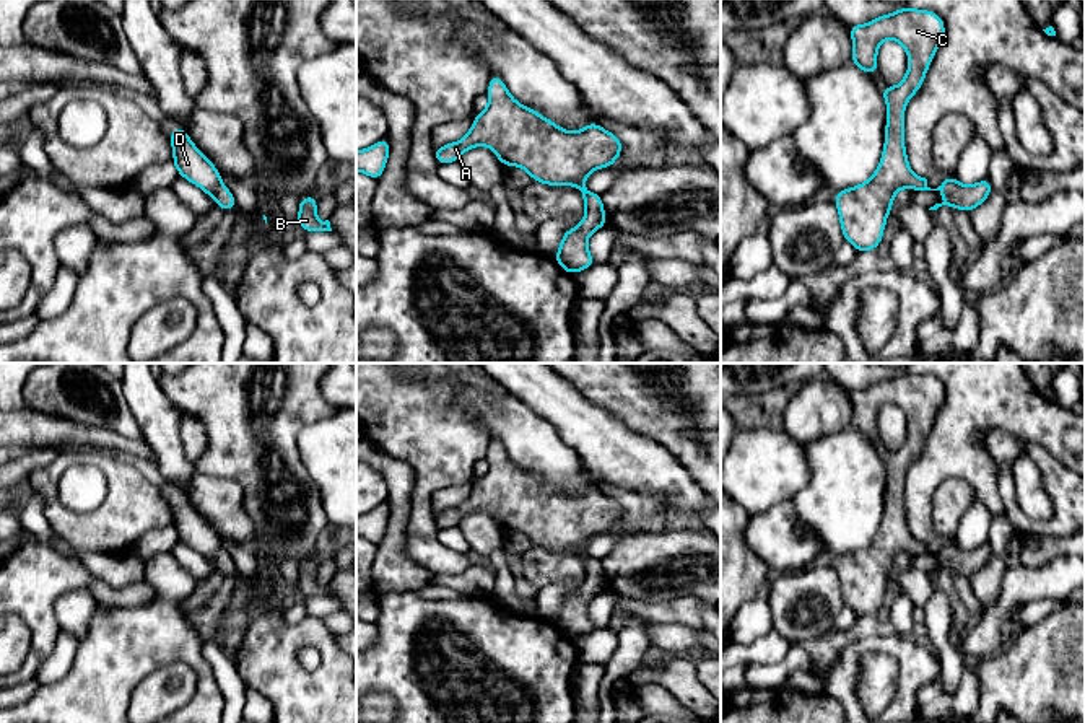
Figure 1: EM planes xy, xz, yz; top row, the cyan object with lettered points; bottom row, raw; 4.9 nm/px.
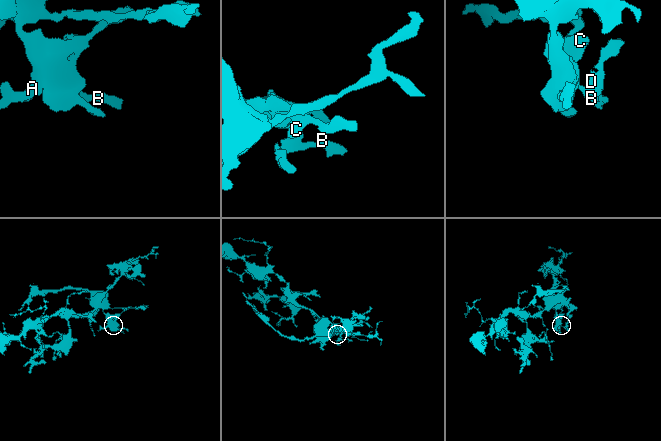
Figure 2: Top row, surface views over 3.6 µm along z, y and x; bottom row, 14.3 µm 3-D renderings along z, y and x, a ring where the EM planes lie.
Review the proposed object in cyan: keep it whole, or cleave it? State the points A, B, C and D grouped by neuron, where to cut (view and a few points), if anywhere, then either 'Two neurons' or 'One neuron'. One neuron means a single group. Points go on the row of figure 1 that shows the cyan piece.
Groups: A B C D. No split. One neuron

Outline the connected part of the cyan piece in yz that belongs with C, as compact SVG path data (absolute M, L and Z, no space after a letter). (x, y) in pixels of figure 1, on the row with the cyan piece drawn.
M898 8L891 15L882 15L870 23L865 24L852 24L849 26L849 33L852 37L852 52L851 62L864 70L869 75L878 72L877 52L880 49L880 42L885 39L898 41L904 49L909 59L909 67L903 81L898 86L883 86L882 96L885 99L888 109L888 119L885 124L885 145L882 150L882 161L875 173L859 186L852 186L846 191L838 191L833 202L839 212L839 225L843 228L844 241L851 243L857 254L864 251L877 249L882 243L882 236L885 231L885 223L890 210L893 208L895 194L901 189L911 191L940 191L943 195L942 204L935 204L929 210L937 210L942 205L973 212L978 205L981 205L992 192L992 186L989 177L976 184L958 184L956 176L952 174L945 177L937 189L930 189L927 186L927 179L913 173L908 164L908 155L904 148L904 107L911 96L914 96L922 81L926 80L927 68L934 59L935 50L945 37L945 23L943 20L930 10L917 10L917 8Z

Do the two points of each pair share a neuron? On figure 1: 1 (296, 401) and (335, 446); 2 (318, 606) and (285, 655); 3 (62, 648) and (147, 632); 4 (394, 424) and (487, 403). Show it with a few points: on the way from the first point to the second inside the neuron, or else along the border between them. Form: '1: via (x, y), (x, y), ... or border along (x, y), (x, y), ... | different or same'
1: border along (339, 409), (316, 419), (298, 433), (300, 456) | different
2: border along (308, 614), (321, 619) | different
3: border along (78, 644), (70, 670), (59, 679) | different
4: border along (462, 383), (454, 404), (488, 433) | different

